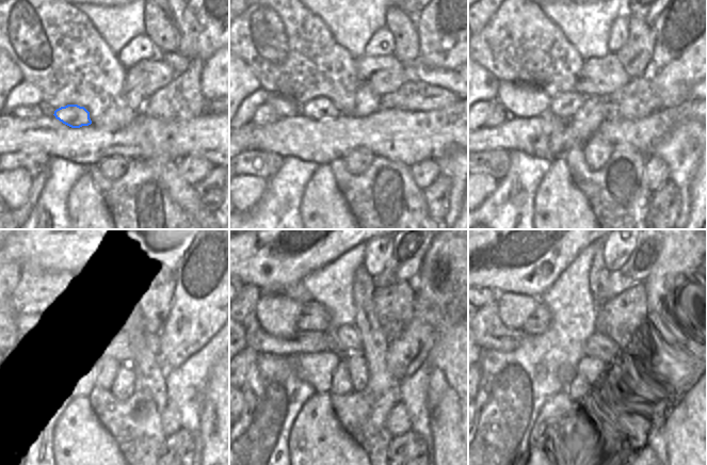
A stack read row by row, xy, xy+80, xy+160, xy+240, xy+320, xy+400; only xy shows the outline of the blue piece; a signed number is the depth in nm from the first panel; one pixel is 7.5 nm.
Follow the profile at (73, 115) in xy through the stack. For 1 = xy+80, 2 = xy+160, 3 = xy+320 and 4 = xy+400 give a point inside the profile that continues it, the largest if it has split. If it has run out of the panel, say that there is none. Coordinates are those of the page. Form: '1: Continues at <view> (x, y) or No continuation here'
1: Continues at xy+80 (321, 108)
2: Continues at xy+160 (564, 106)
3: Continues at xy+320 (348, 340)
4: Continues at xy+400 (598, 346)

